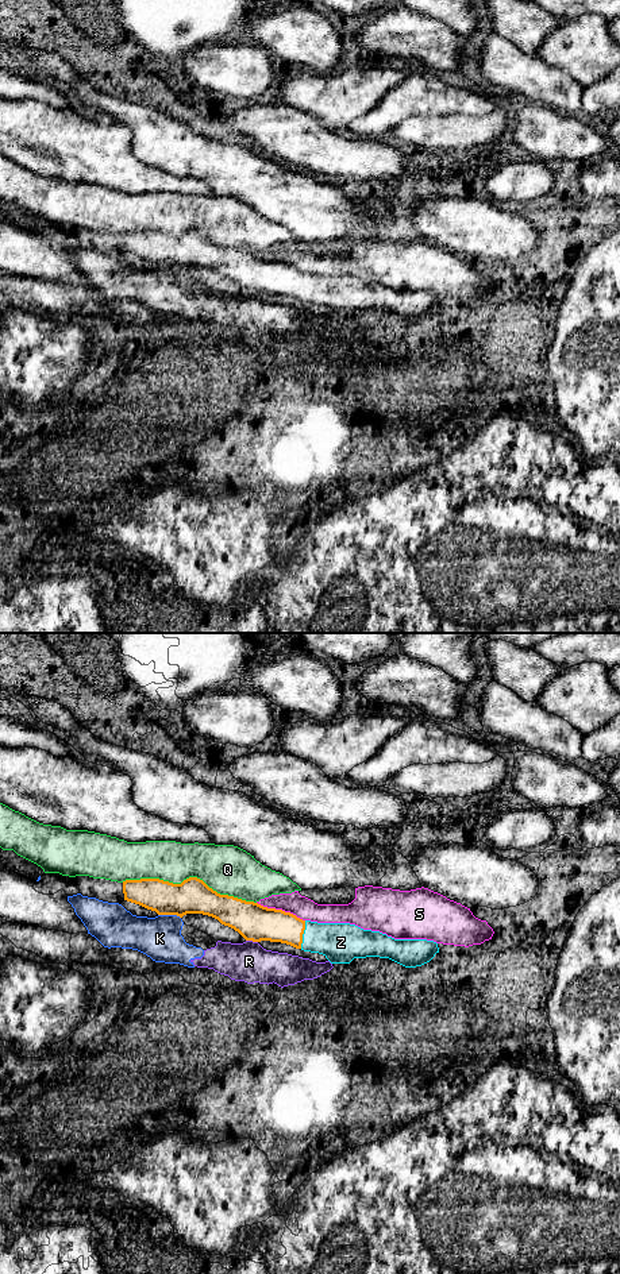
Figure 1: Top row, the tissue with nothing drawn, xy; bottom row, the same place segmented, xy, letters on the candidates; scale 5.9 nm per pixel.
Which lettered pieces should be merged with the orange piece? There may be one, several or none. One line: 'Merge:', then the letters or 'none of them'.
Merge: Z

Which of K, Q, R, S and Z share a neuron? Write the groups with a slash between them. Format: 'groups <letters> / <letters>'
groups K R / Q / S / Z

